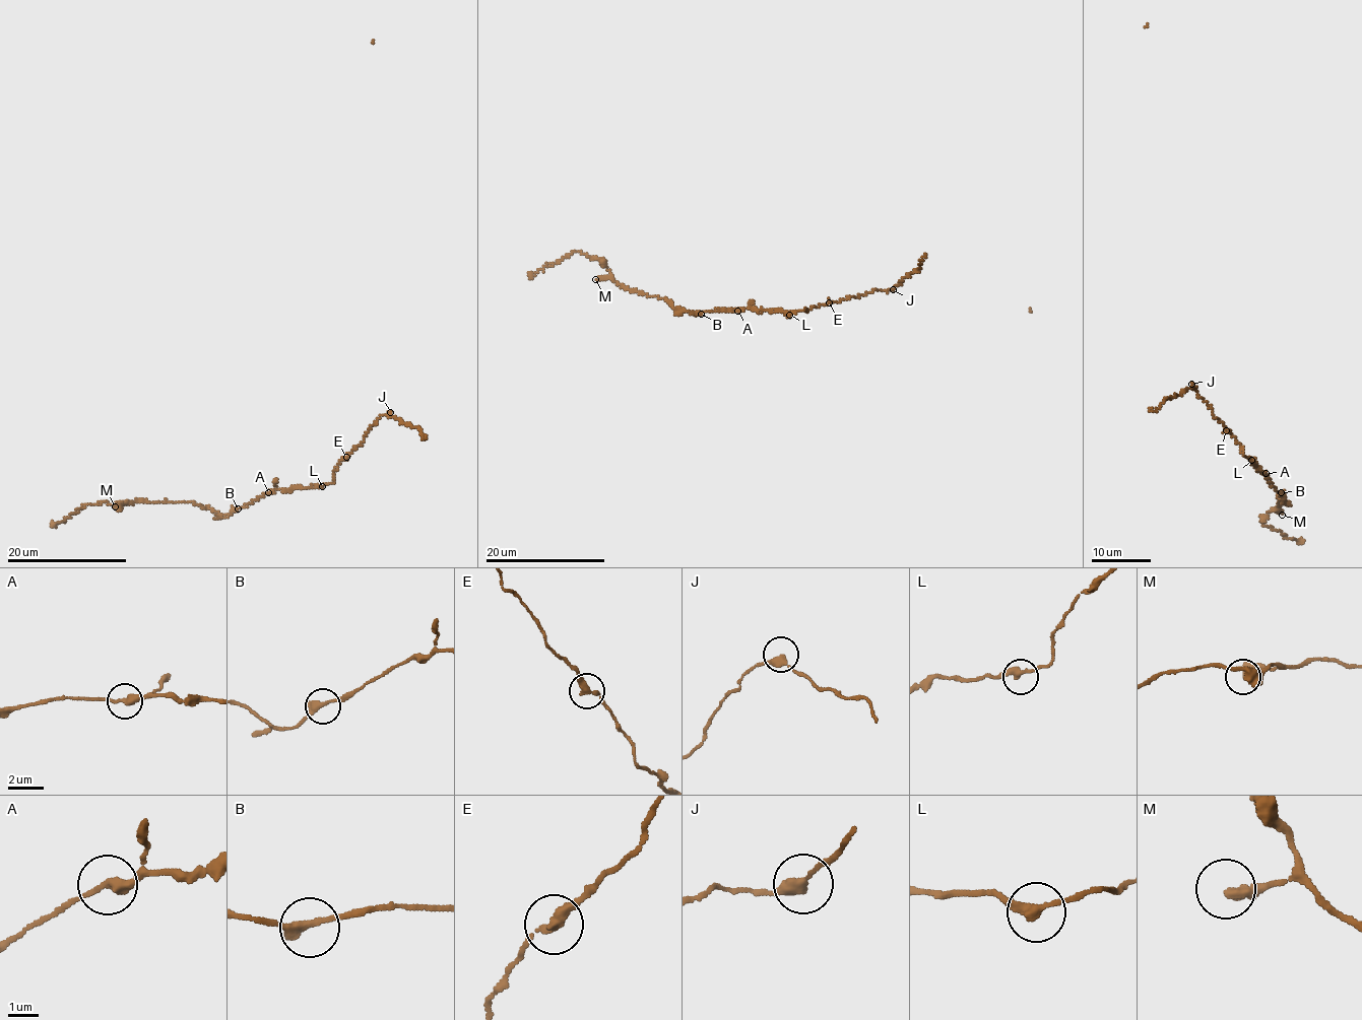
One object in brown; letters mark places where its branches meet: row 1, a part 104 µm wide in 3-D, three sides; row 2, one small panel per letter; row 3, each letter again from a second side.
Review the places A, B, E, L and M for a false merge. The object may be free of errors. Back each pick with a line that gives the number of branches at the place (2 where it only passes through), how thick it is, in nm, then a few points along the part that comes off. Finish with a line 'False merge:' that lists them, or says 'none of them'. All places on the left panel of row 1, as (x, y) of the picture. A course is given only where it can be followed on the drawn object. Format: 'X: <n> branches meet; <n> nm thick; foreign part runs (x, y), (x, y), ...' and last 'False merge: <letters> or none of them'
False merge: none of them

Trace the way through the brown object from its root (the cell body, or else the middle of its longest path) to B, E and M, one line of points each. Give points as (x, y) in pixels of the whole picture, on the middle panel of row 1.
B: (853, 297), (790, 314), (755, 309), (701, 314)
E: (853, 297), (829, 302)
M: (853, 297), (790, 314), (755, 309), (696, 314), (673, 308), (661, 297), (631, 291), (608, 277), (595, 279)

